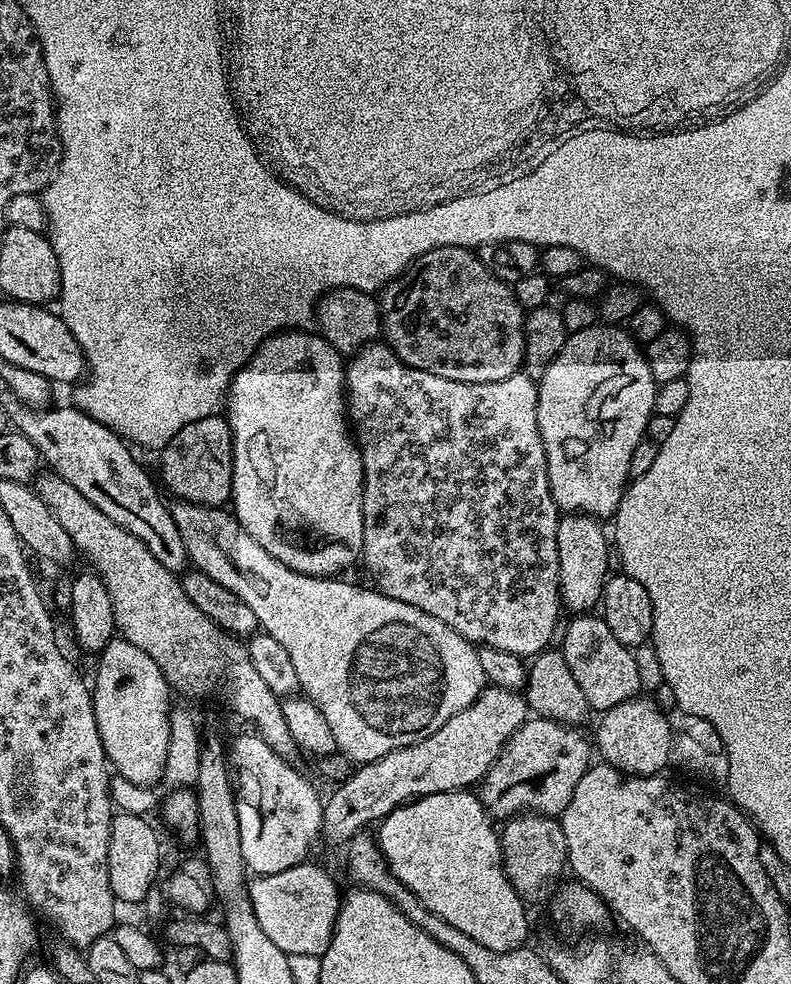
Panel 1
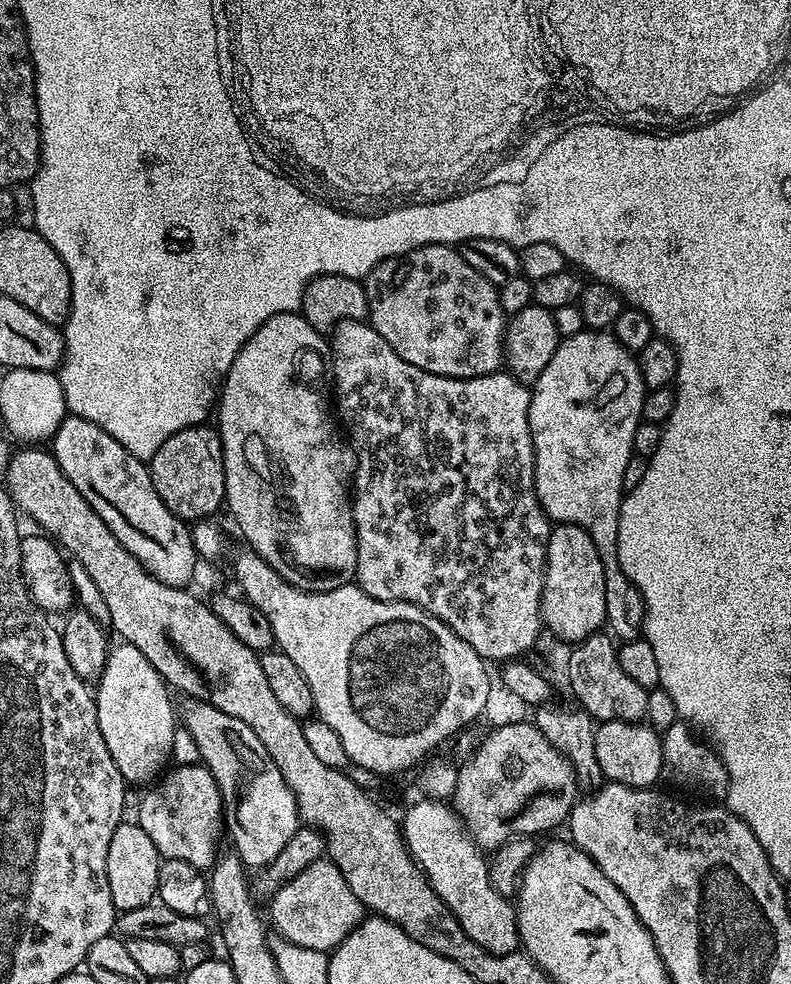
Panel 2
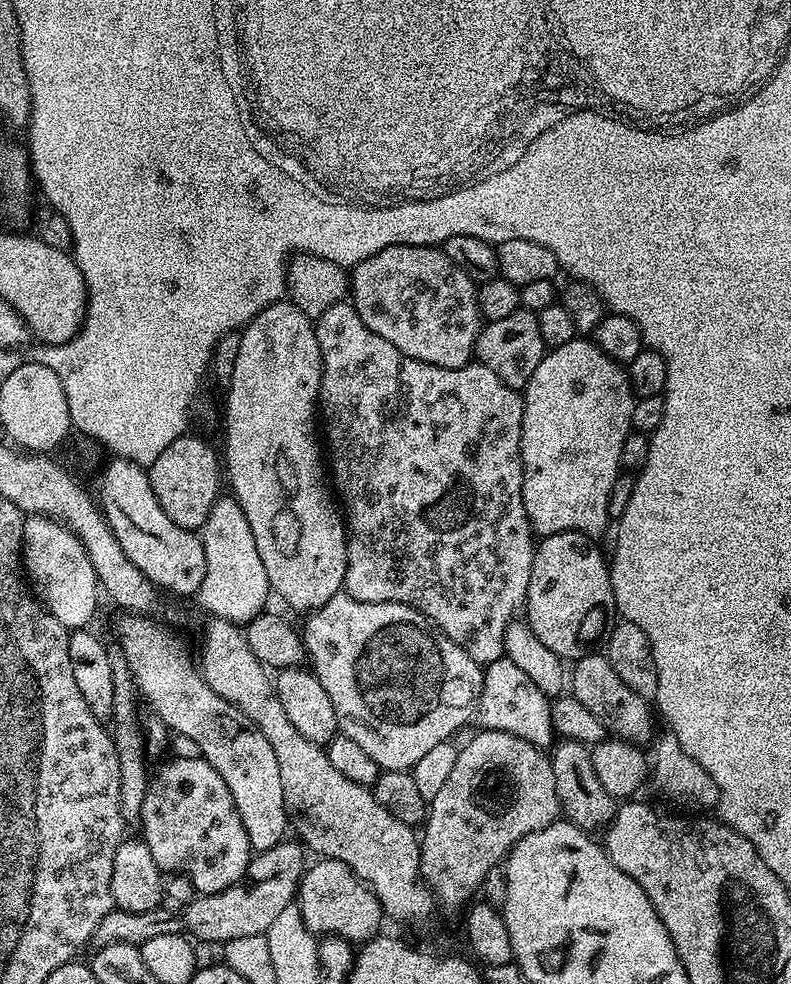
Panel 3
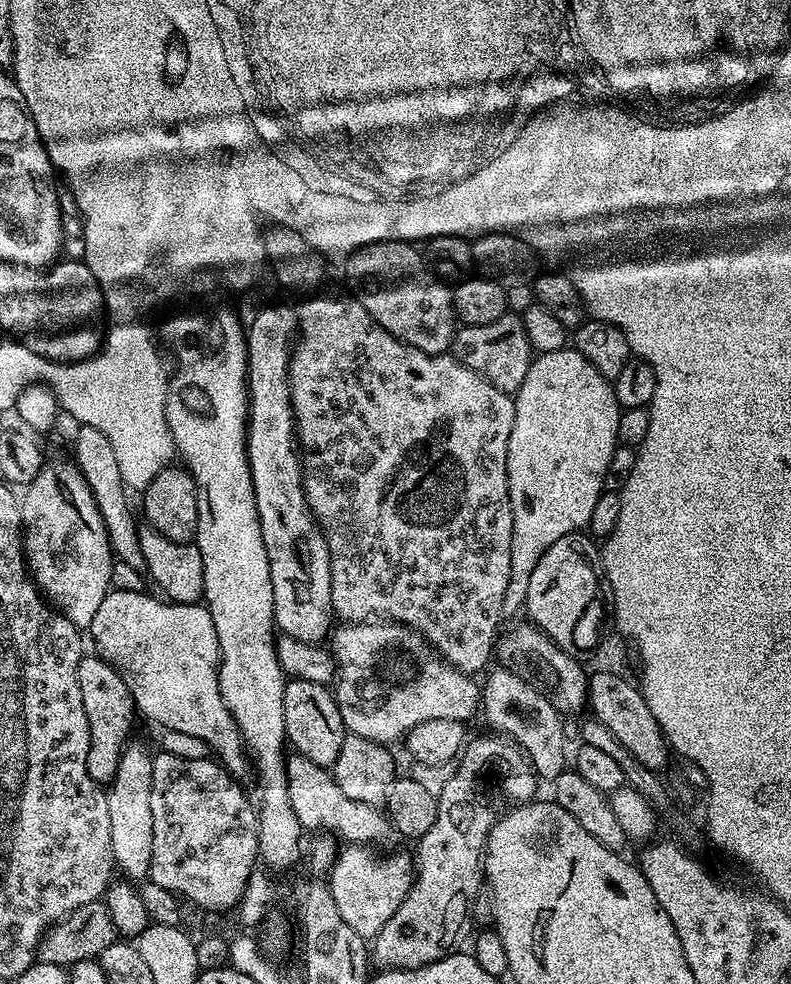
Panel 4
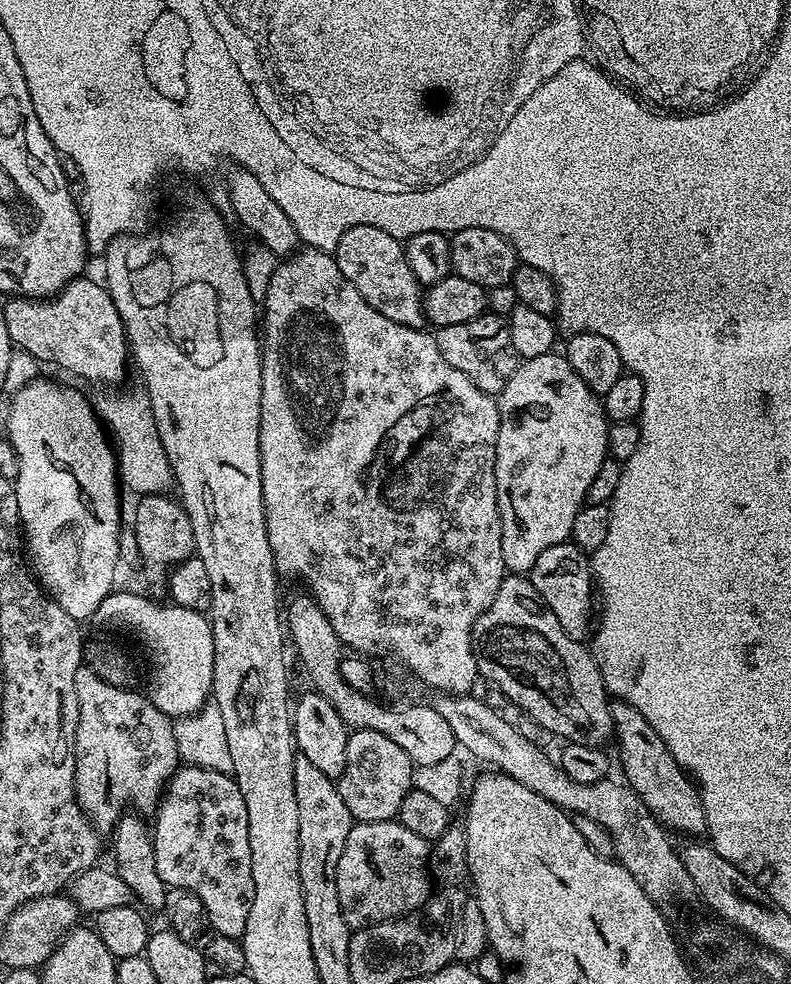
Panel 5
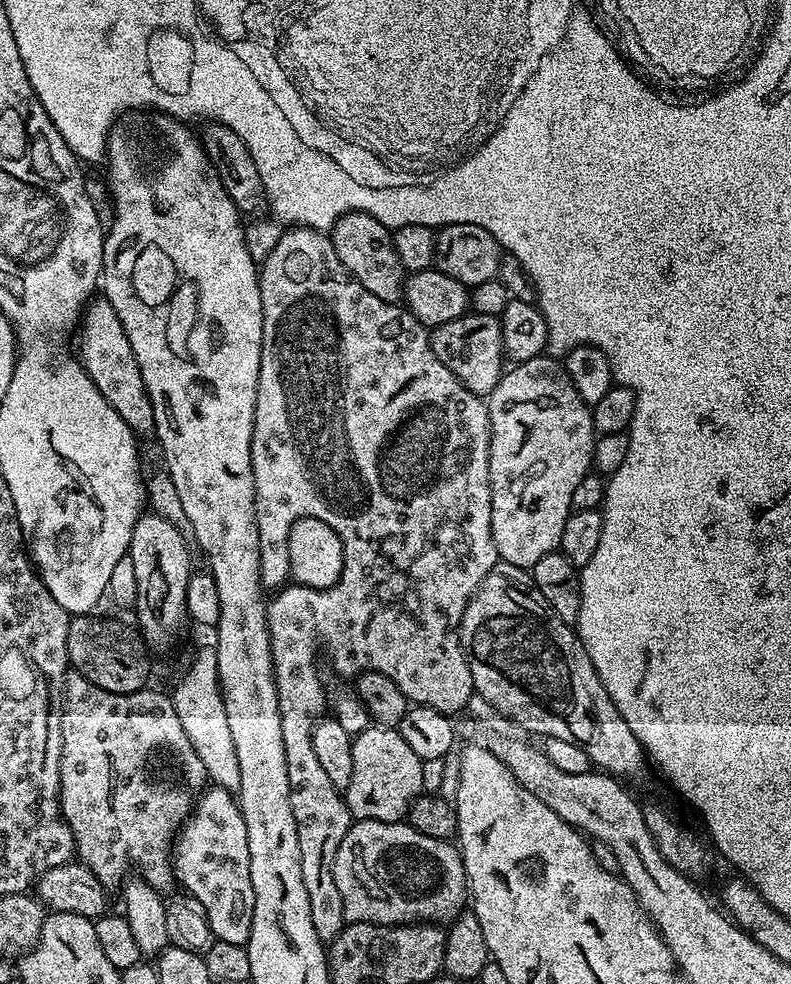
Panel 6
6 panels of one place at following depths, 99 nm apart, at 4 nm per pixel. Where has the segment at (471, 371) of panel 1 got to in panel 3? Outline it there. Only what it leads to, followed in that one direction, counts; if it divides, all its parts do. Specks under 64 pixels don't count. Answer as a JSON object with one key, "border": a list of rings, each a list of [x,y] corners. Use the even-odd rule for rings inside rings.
{"border":[[[391,244],[378,254],[358,262],[350,272],[350,303],[356,312],[378,334],[386,338],[390,346],[398,346],[402,354],[418,358],[430,366],[461,368],[472,359],[476,350],[476,339],[482,327],[478,285],[475,280],[454,266],[450,258],[439,247],[426,244]]]}

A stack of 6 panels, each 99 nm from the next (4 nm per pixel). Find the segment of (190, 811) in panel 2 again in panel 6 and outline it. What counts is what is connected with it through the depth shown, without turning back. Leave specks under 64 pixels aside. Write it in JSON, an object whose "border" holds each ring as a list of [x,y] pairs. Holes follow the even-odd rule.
{"border":[[[208,786],[174,841],[174,876],[208,920],[215,939],[247,945],[254,918],[254,886],[250,882],[250,842],[246,842],[246,822],[237,797],[224,788]]]}

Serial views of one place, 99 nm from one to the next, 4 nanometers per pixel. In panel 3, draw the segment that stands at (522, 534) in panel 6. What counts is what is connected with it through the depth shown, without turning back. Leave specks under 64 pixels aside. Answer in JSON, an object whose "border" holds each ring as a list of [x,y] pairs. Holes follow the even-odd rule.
{"border":[[[577,338],[566,342],[566,346],[545,351],[522,395],[522,502],[533,533],[543,538],[559,532],[582,532],[585,536],[600,538],[610,528],[610,490],[614,490],[616,477],[622,472],[622,442],[633,431],[632,415],[637,397],[632,395],[625,365],[607,356],[591,339]]]}

